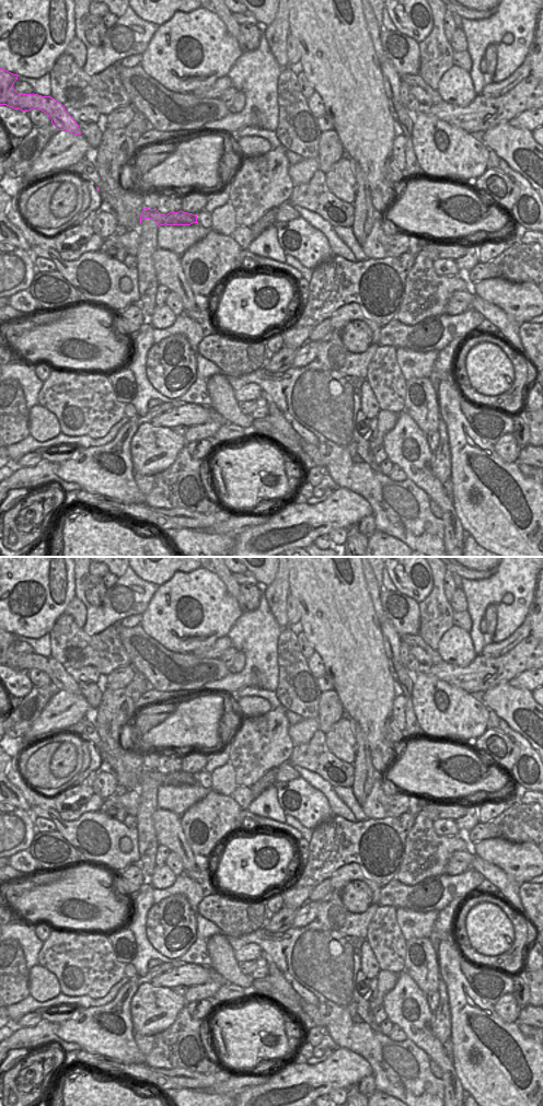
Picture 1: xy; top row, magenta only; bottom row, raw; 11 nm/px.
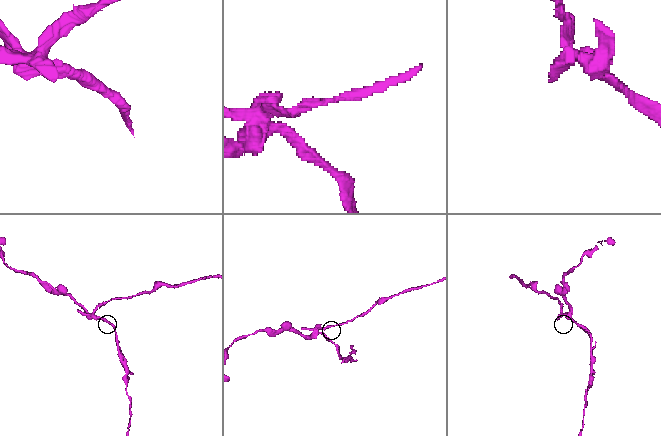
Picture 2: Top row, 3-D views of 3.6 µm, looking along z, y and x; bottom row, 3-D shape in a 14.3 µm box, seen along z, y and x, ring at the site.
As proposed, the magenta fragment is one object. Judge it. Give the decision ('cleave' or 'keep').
cleave

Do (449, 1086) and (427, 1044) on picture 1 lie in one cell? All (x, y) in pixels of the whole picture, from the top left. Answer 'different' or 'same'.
same

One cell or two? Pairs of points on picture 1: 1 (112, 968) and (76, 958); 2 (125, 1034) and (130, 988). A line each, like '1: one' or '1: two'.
1: one
2: one

